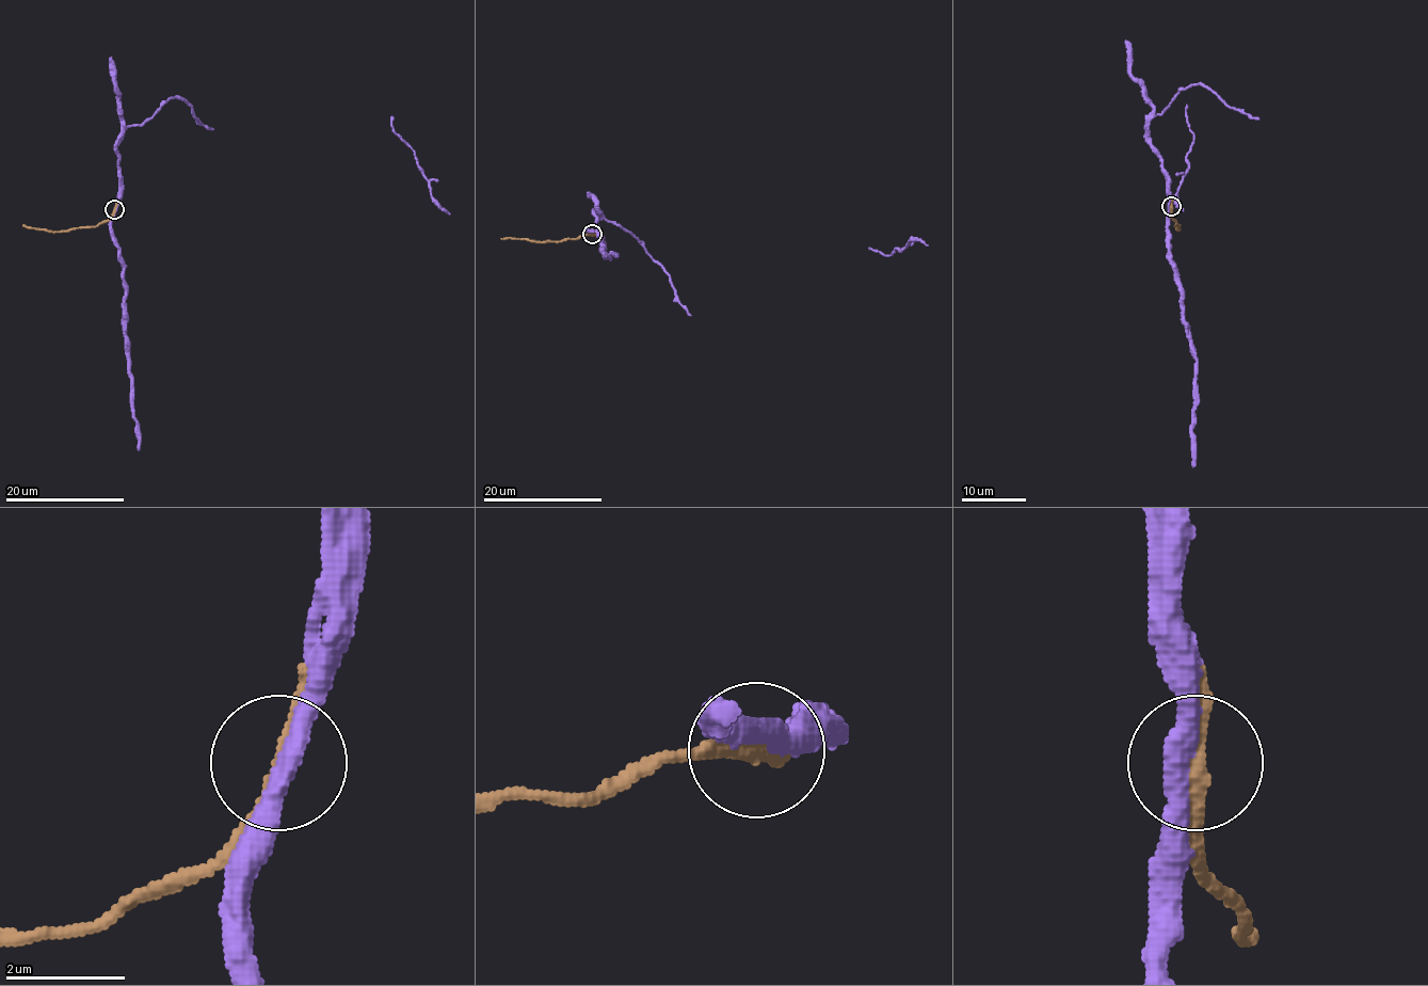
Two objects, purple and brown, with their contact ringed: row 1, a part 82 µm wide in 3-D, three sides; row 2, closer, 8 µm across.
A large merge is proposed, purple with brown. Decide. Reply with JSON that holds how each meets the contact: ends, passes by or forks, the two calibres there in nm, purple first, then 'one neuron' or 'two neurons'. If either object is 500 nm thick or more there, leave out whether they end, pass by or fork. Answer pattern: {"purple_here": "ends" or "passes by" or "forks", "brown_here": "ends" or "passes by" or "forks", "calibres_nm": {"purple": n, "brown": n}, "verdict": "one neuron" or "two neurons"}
{"purple_here": "passes by", "brown_here": "passes by", "calibres_nm": {"purple": 360, "brown": 220}, "verdict": "one neuron"}

